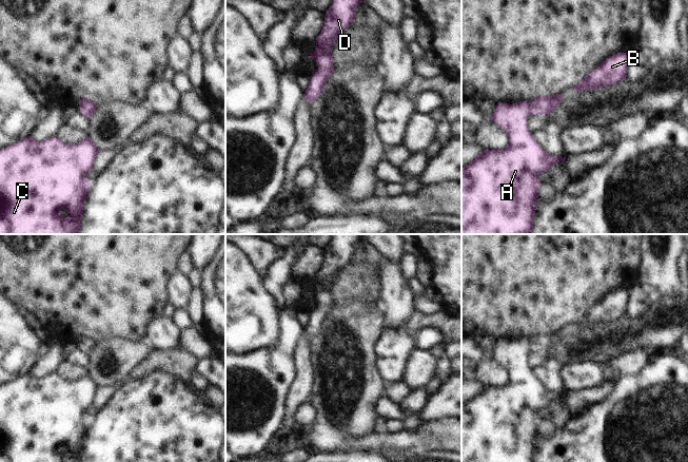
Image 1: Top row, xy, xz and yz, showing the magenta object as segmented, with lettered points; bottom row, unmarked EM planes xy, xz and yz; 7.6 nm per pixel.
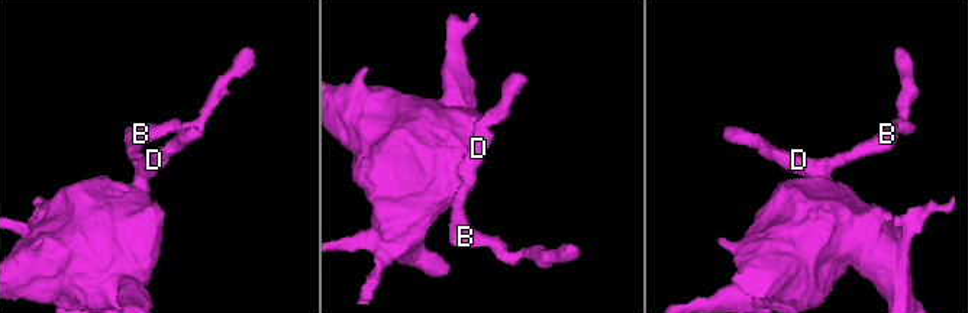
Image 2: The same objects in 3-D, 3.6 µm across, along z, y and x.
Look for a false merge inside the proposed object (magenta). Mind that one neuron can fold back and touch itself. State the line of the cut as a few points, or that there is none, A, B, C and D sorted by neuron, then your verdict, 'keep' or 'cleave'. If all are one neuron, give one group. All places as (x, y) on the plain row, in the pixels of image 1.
cut none; groups A B C D; keep

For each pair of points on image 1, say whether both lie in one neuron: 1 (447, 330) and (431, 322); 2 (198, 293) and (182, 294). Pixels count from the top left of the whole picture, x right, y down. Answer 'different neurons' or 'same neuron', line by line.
1: same neuron
2: different neurons

